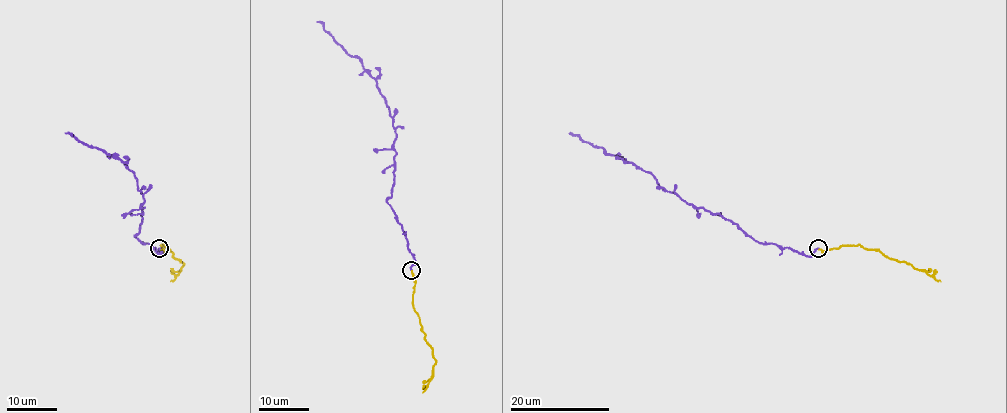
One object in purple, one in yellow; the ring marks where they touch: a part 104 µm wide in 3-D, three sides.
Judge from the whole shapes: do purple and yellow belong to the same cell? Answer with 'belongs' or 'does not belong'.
belongs

